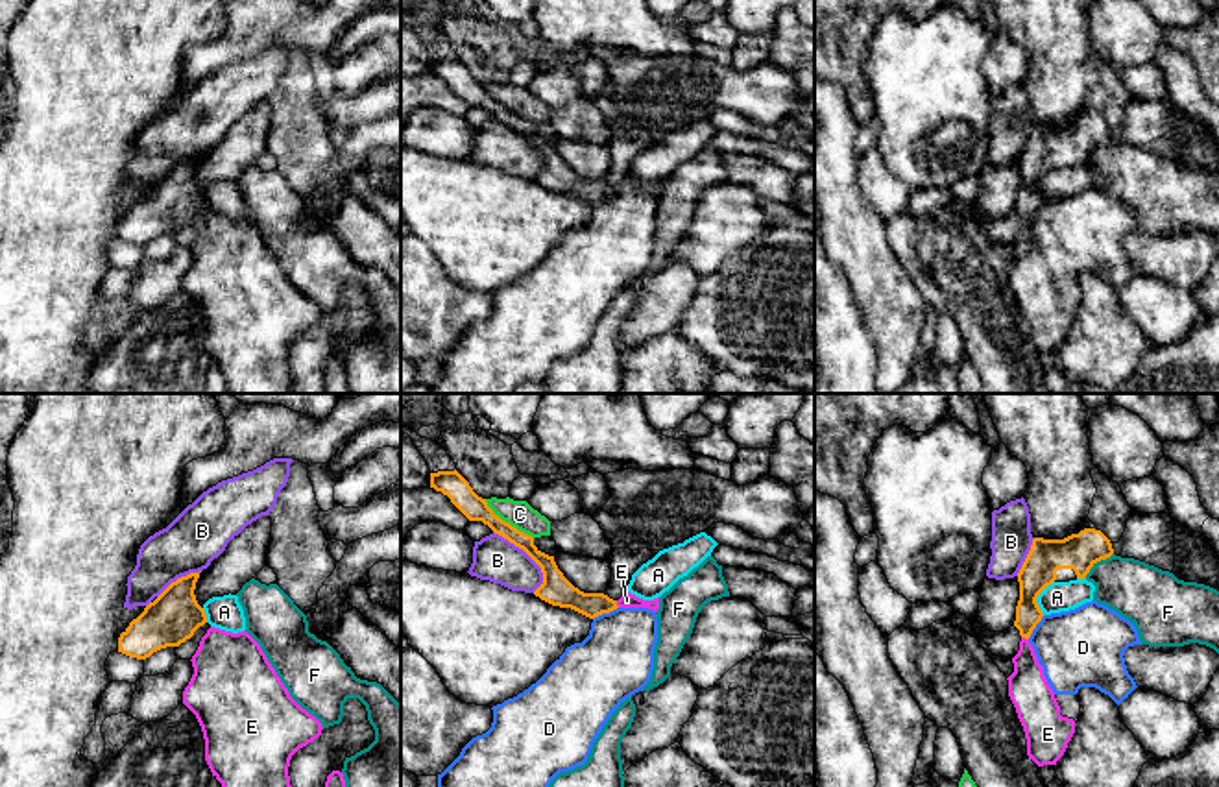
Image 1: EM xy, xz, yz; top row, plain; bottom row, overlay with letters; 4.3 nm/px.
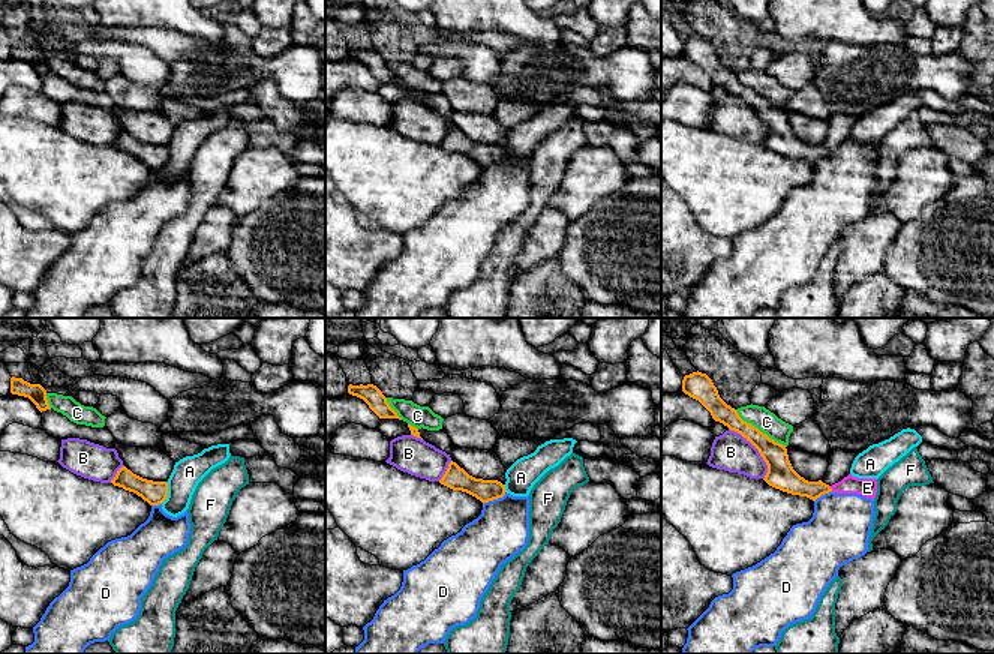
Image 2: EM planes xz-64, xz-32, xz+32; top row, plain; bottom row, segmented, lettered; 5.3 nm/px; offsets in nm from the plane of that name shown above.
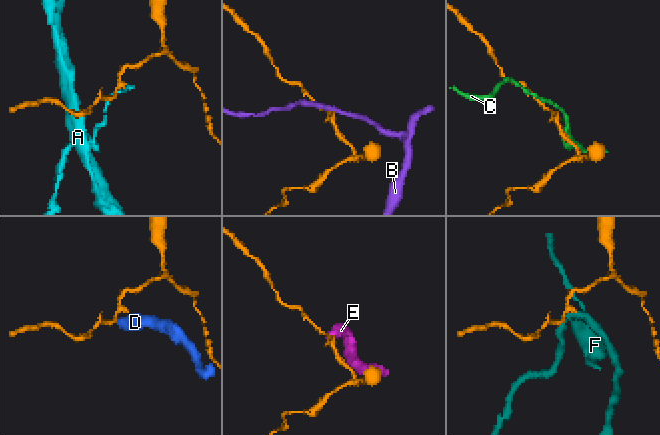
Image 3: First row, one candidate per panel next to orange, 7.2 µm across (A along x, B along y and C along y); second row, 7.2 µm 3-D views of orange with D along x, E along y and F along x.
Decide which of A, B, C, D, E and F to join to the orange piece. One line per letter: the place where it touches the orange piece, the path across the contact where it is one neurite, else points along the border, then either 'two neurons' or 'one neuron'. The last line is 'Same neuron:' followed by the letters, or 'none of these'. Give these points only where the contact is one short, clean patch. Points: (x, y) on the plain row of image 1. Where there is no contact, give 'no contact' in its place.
A: meets orange in yz at (1037, 183); two neurons
B: meets orange in xz at (529, 141); two neurons
C: meets orange in xz at (505, 108); two neurons
D: meets orange in xz at (604, 198); border along xz (617, 193), (593, 205); two neurons
E: meets orange in xz at (615, 191); border along xz (615, 187), (619, 193); two neurons
F: meets orange in yz at (1098, 146); border along yz (1112, 139), (1099, 146), (1085, 163); two neurons
Same neuron: none of these

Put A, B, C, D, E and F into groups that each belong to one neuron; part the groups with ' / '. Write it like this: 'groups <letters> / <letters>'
groups A / B / C / D E / F

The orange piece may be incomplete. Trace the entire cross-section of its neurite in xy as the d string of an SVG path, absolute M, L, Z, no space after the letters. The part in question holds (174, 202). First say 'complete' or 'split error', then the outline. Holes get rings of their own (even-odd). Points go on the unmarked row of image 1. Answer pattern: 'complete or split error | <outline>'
complete | M199 159L172 168L118 224L118 238L146 246L166 233L179 233L207 209L194 176Z

